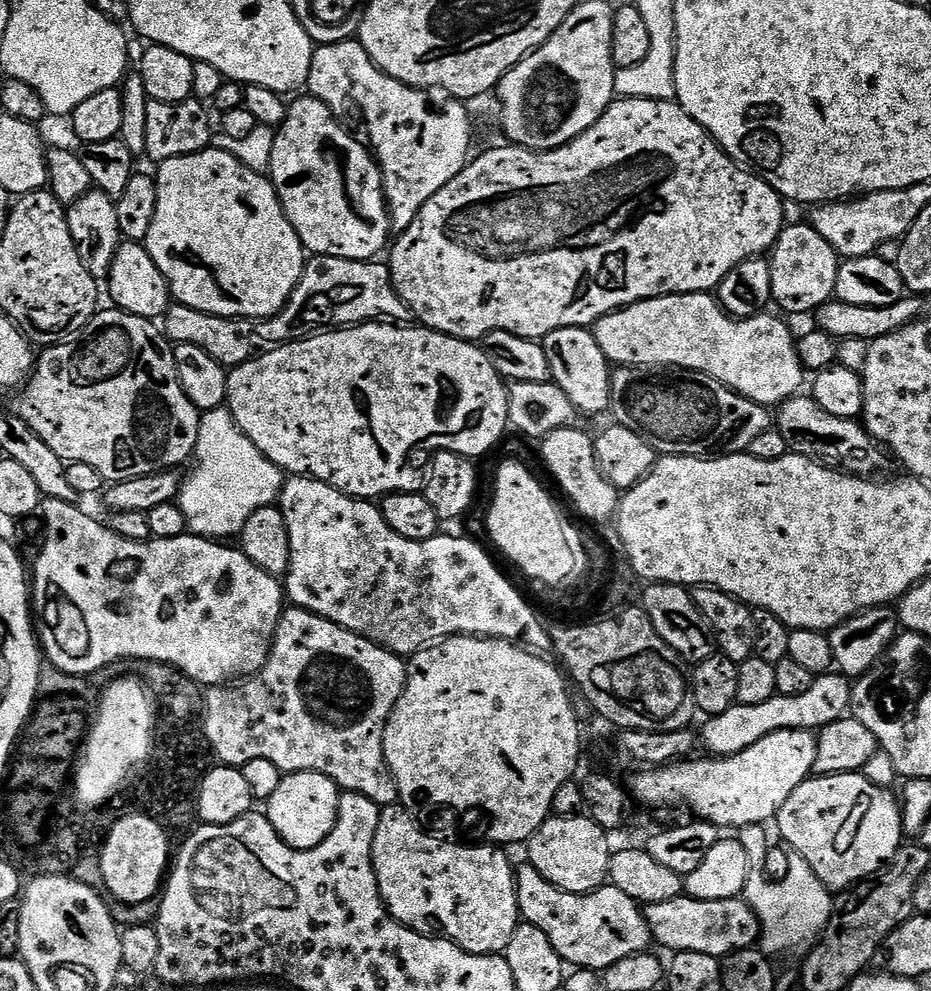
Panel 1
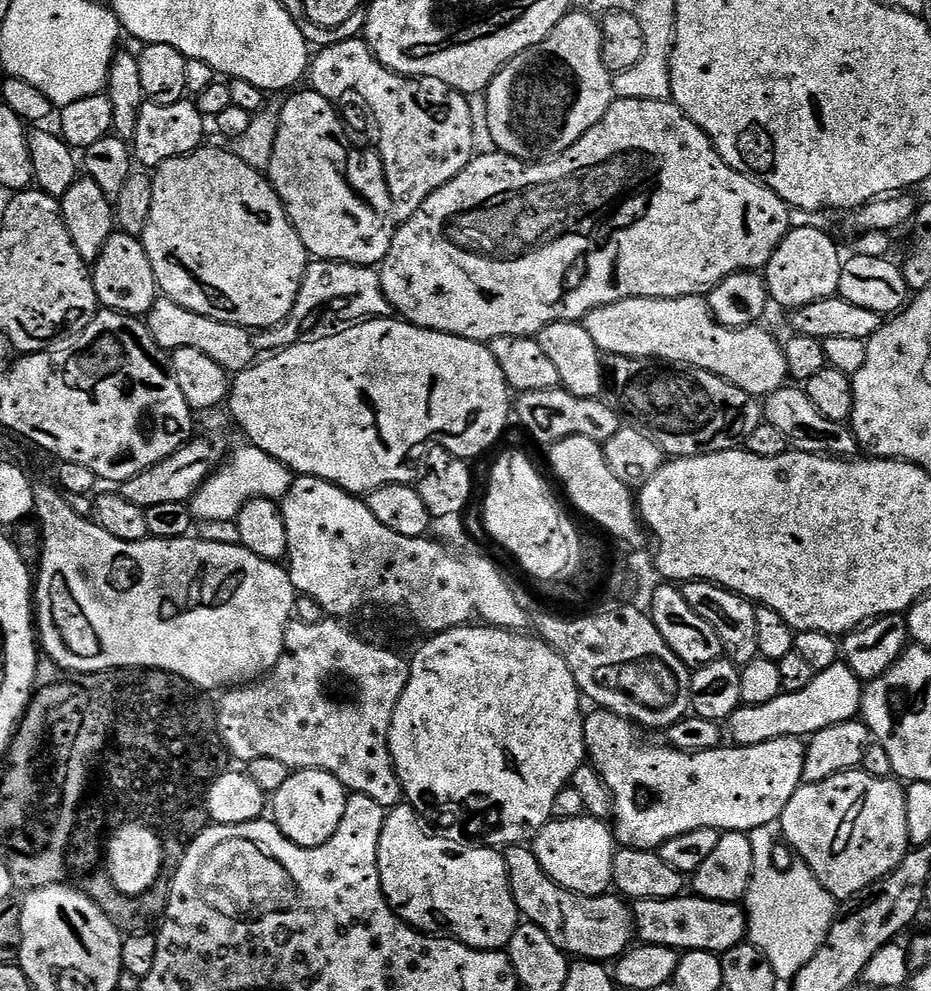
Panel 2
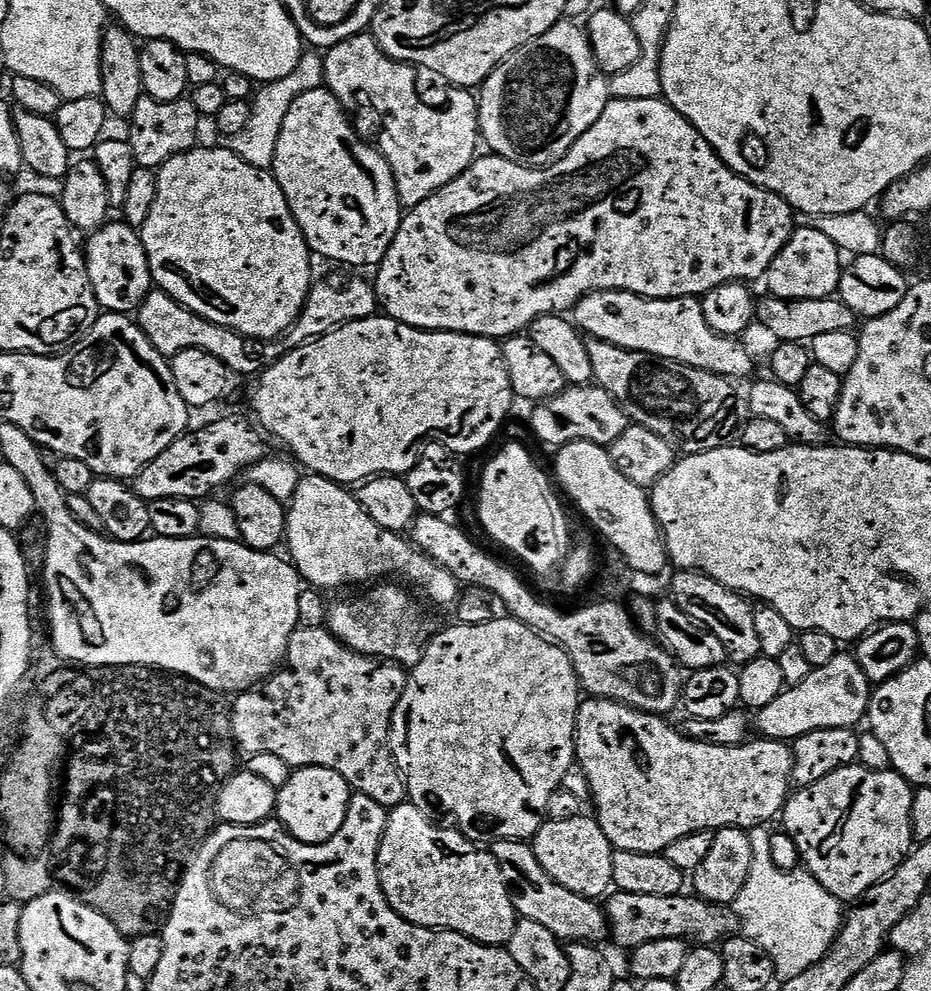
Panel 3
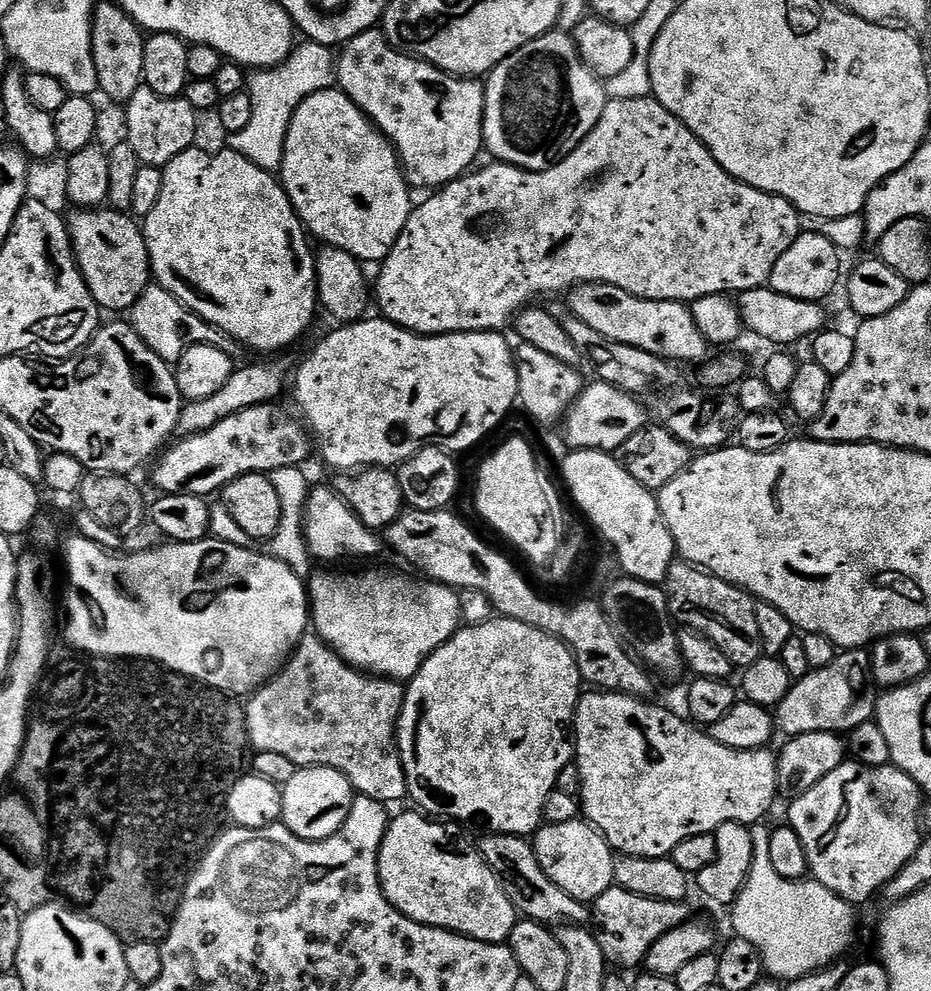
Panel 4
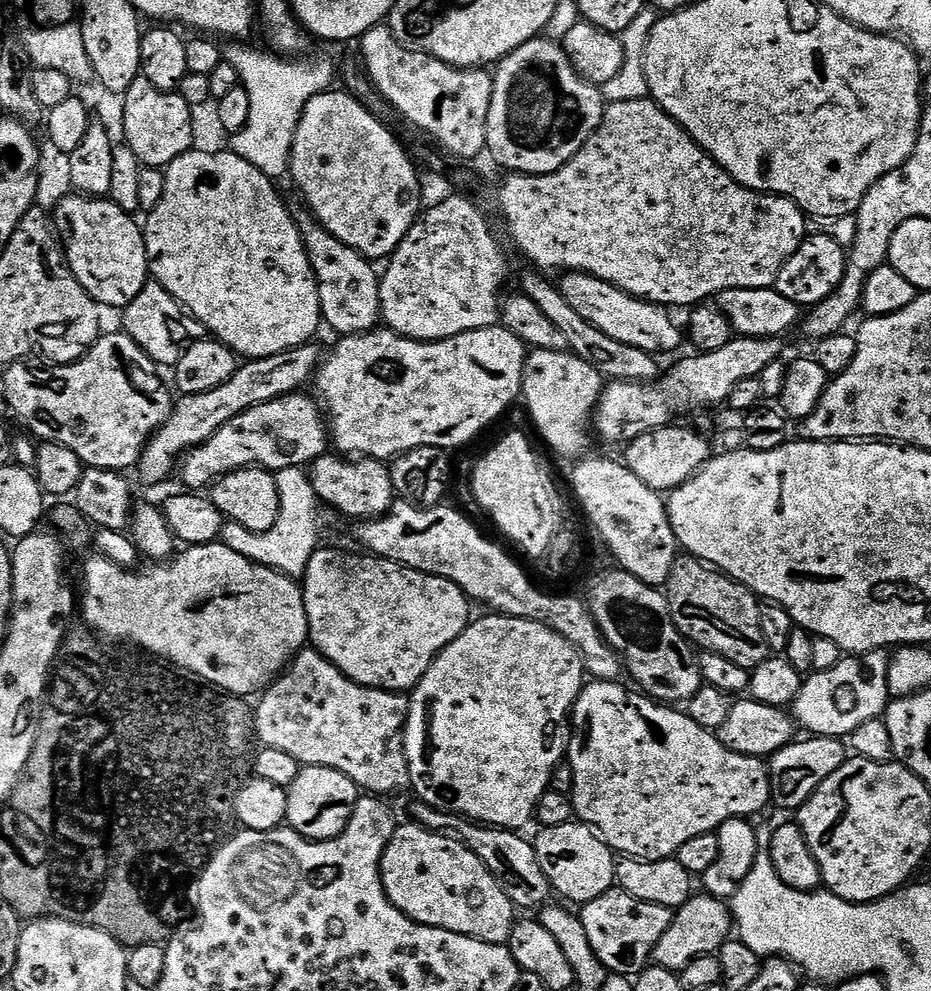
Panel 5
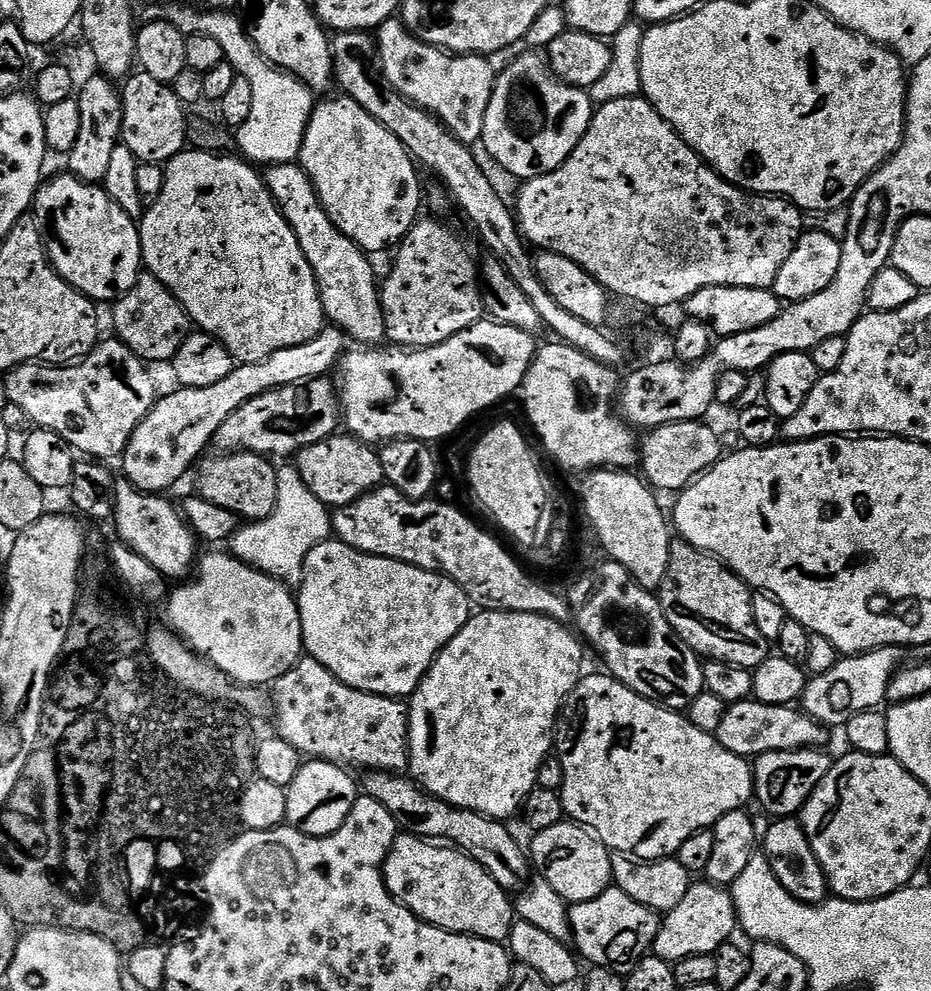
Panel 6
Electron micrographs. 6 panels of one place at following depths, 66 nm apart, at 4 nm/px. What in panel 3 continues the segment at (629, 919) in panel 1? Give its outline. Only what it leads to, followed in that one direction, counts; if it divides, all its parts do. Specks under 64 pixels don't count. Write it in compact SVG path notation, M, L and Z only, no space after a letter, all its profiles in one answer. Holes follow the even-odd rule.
M522 840L491 841L492 857L498 862L498 870L502 870L502 878L508 883L509 889L518 897L515 901L517 917L538 922L538 926L546 926L550 934L554 934L561 942L599 945L603 936L609 935L608 917L605 909L600 908L595 899L579 896L566 886L558 886L546 870L538 862L531 843Z

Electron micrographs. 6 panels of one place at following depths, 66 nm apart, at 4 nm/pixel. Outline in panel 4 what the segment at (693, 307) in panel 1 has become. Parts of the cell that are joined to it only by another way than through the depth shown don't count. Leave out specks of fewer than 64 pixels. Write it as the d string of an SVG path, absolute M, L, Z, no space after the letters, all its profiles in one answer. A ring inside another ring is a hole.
M578 284L567 293L566 303L568 309L579 320L586 322L586 326L591 326L592 329L598 330L598 334L602 334L614 342L622 342L626 346L634 346L638 350L646 350L655 356L663 356L669 362L700 359L703 361L709 355L707 352L710 352L710 345L706 342L706 338L702 338L698 326L694 326L692 310L687 303L674 300L643 300L626 290L618 290L618 286L609 284Z

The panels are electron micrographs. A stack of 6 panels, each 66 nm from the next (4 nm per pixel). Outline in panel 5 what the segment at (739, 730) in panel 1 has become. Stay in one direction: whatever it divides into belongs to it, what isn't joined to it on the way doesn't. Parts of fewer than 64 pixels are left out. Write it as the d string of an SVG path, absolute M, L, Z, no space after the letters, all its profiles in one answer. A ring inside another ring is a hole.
M883 651L865 652L863 654L845 655L830 670L825 672L812 672L801 683L796 699L790 705L790 715L797 725L805 728L805 733L813 737L835 736L837 738L847 738L862 722L870 722L883 717L888 710L890 697L886 686L887 657Z

